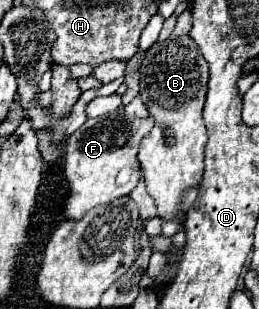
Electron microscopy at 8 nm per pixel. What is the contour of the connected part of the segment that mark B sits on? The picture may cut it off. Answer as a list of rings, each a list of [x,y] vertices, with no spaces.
[[[190,35],[168,37],[158,47],[146,51],[140,77],[140,97],[154,119],[154,127],[140,141],[138,161],[146,177],[146,189],[156,201],[158,215],[172,219],[182,193],[202,181],[204,143],[208,141],[202,121],[208,91],[208,63]]]

